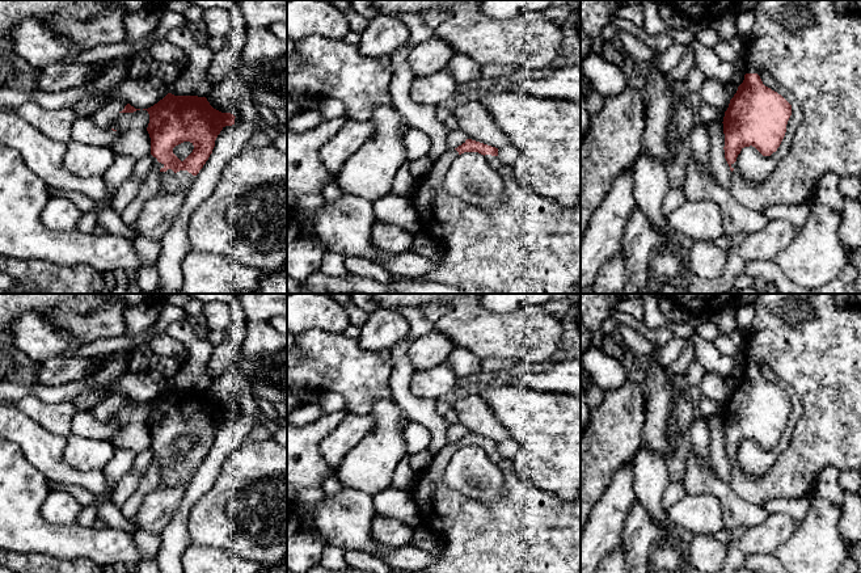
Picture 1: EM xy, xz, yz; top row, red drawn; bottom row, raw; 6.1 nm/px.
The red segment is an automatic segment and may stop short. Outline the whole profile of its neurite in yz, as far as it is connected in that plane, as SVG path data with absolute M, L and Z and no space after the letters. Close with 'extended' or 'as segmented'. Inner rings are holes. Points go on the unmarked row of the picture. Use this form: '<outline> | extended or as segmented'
M757 294L754 306L755 306L755 317L750 328L748 336L744 338L744 350L743 350L746 358L744 374L738 380L738 384L734 388L734 391L730 393L722 417L723 417L723 427L725 427L725 441L723 441L725 452L731 464L730 485L734 489L734 492L746 502L751 505L763 506L763 504L771 498L803 498L811 496L813 493L815 493L818 479L826 467L835 467L840 472L847 469L860 472L861 469L861 306L852 303L848 307L839 307L835 303L835 294ZM760 362L765 362L767 365L769 365L773 372L780 379L784 379L794 388L795 393L799 396L802 401L803 413L795 425L788 448L777 458L776 463L763 476L750 477L740 468L737 456L738 448L744 441L752 439L763 450L771 450L780 441L786 426L788 414L792 409L792 399L781 388L778 388L777 385L772 384L771 382L763 378L760 370L757 368L757 365Z | extended

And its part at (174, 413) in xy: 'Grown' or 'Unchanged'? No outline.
Grown

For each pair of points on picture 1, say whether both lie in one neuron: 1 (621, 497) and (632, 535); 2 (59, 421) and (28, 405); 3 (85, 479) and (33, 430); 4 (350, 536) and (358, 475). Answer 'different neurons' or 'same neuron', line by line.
1: different neurons
2: same neuron
3: same neuron
4: different neurons

